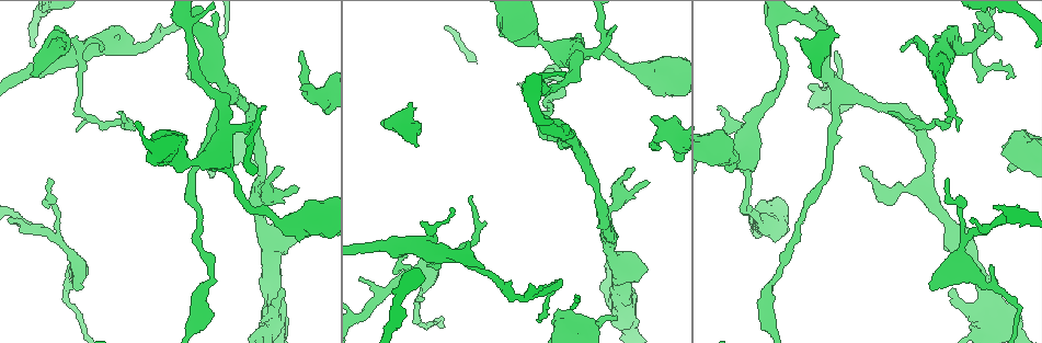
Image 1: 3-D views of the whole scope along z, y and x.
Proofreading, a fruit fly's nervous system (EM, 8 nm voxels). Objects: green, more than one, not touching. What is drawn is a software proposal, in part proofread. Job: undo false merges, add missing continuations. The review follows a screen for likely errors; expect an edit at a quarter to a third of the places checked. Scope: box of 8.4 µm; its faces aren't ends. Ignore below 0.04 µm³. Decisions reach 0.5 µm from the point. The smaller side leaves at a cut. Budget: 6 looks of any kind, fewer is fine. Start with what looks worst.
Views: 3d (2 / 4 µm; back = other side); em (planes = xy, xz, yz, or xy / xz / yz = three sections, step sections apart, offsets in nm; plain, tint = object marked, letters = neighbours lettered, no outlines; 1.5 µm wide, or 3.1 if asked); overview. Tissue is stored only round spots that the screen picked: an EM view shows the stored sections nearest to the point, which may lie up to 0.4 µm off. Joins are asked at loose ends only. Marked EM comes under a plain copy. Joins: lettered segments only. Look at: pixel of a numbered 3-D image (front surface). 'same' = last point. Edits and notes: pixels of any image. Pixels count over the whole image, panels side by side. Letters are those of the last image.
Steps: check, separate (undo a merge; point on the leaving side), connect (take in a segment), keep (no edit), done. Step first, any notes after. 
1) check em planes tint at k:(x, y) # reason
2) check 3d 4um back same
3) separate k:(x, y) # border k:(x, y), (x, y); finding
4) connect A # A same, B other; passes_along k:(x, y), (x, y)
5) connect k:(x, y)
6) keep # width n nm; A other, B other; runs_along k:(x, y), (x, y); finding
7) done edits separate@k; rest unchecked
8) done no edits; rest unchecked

check 3d 2um at 1:(408, 103) # branch stops here

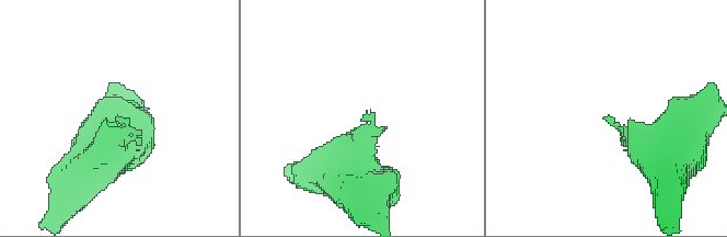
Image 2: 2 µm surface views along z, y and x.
check em planes letters at 2:(611, 116)

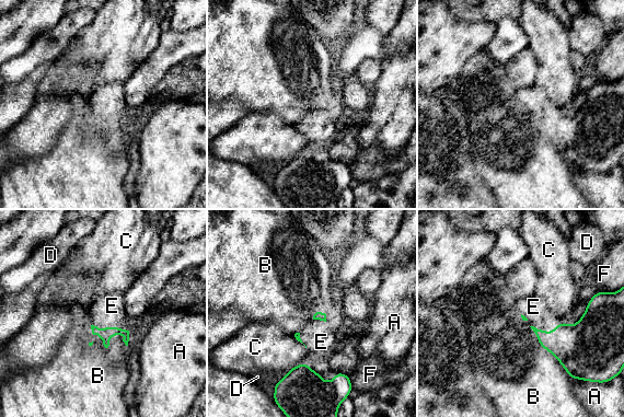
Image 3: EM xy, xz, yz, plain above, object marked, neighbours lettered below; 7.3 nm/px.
connect E # A other, B other, C other, D other, E same, F other; passes_along 3:(581, 348), (553, 329), (533, 307); it goes on there

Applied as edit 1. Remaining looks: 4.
check 3d 2um at 1:(73, 57) # three arms meet

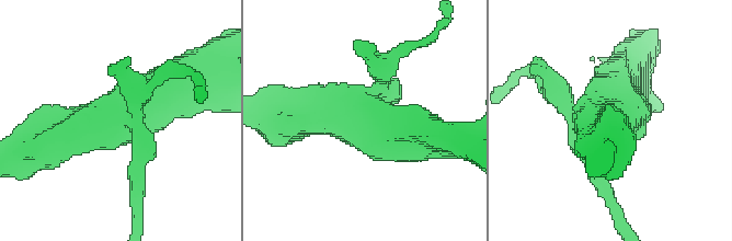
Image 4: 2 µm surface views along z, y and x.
check em planes letters at 4:(359, 115)

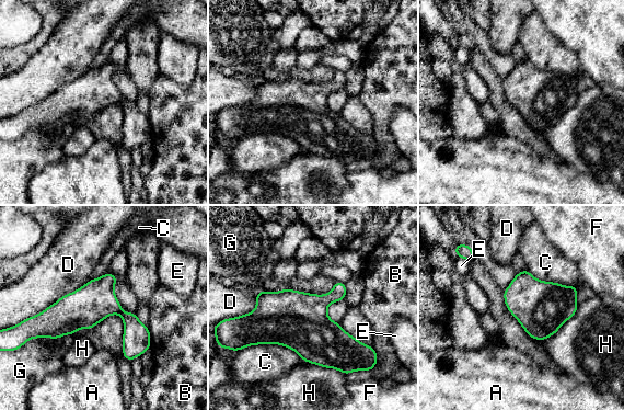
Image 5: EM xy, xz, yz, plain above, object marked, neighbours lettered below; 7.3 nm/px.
keep # A other, B other, C other, D other, E other, F other, G other, H other; border 5:(241, 349), (277, 343), (302, 360); continuous, no second neuron

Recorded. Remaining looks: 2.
check em xy step 4 tint at 1:(182, 21) # sharp bend

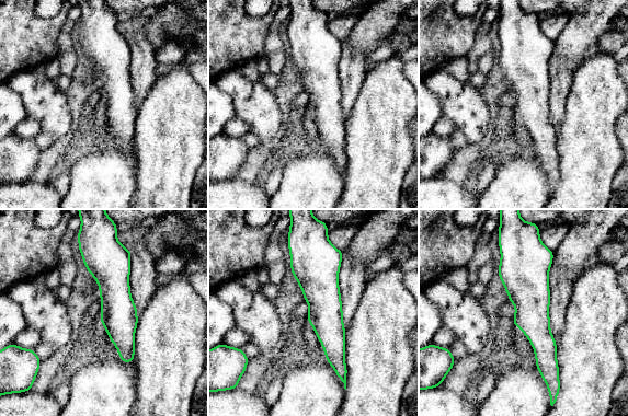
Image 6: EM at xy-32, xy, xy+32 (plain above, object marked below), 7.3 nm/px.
check em xy step 4 letters same # see the neighbours

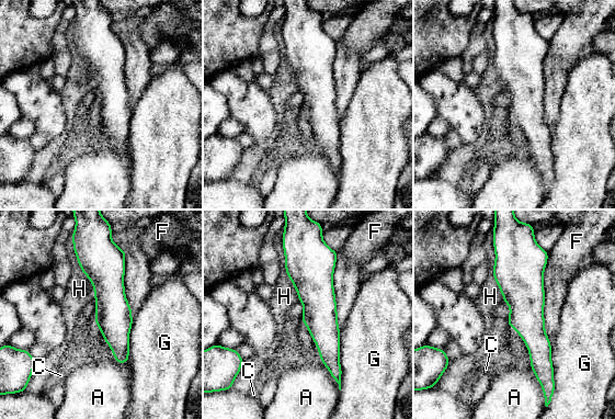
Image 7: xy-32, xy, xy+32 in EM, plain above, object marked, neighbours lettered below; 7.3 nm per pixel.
keep # A other, C other, F other, G other, H other; continuous, no second neuron

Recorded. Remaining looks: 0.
done edits connect@3; rest unchecked

